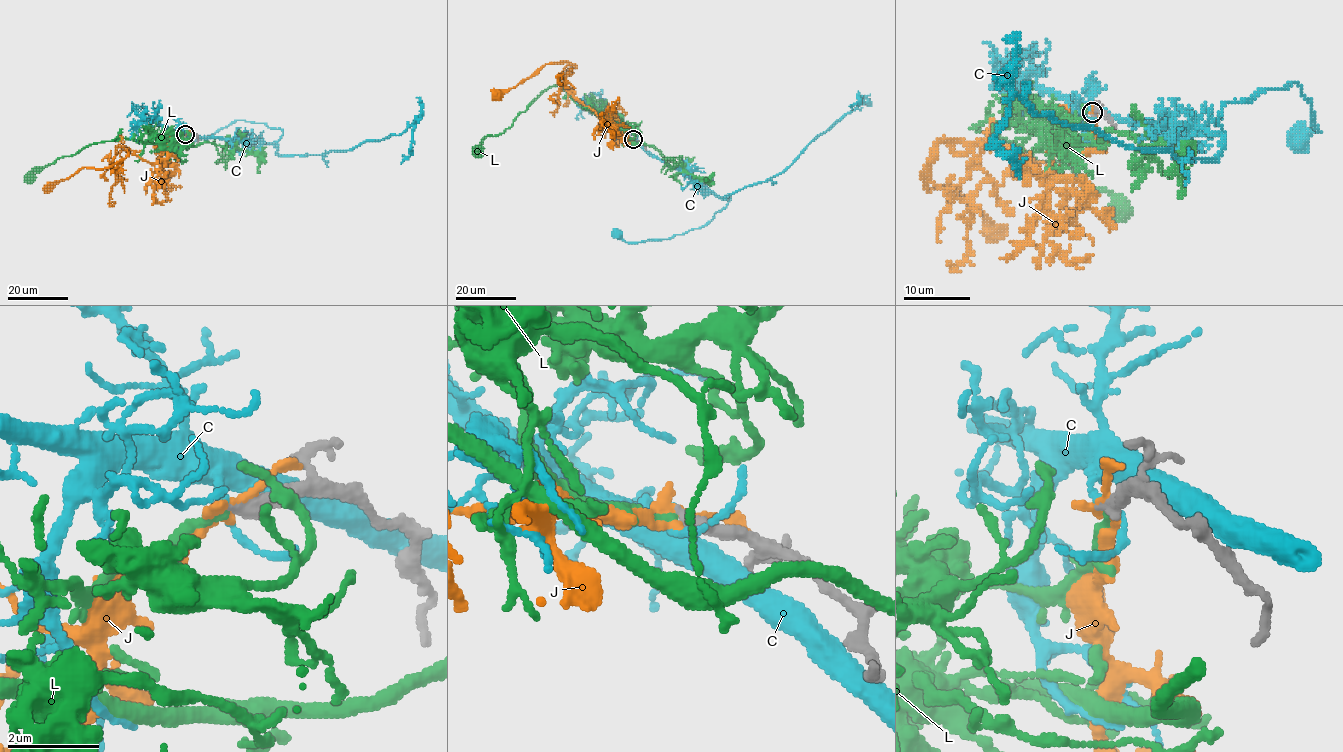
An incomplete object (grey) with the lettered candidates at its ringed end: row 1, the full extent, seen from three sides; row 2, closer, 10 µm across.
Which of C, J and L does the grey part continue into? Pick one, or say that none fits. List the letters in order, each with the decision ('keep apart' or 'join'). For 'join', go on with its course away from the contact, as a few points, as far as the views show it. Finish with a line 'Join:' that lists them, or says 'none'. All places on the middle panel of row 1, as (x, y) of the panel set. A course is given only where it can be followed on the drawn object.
C: keep apart
J: keep apart
L: join; course (633, 139), (606, 115), (583, 108), (559, 85), (553, 85), (503, 133), (485, 137), (473, 155)
Join: L

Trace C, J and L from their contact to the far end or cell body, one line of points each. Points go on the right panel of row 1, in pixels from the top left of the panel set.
C: (1093, 113), (1101, 109), (1120, 118), (1171, 121), (1217, 132), (1222, 106), (1297, 83), (1318, 131), (1298, 136)
J: (1093, 111), (1091, 151), (1053, 152), (1048, 176), (941, 139), (937, 185), (987, 174), (947, 262)
L: (1093, 113), (1085, 124), (974, 129), (1037, 161), (1068, 164), (1093, 190), (1110, 192), (1126, 219)

